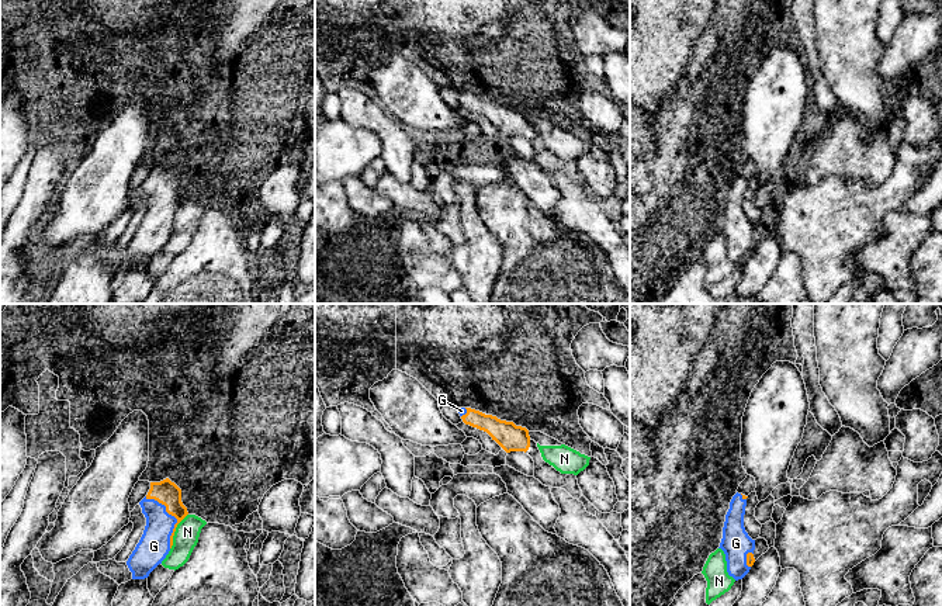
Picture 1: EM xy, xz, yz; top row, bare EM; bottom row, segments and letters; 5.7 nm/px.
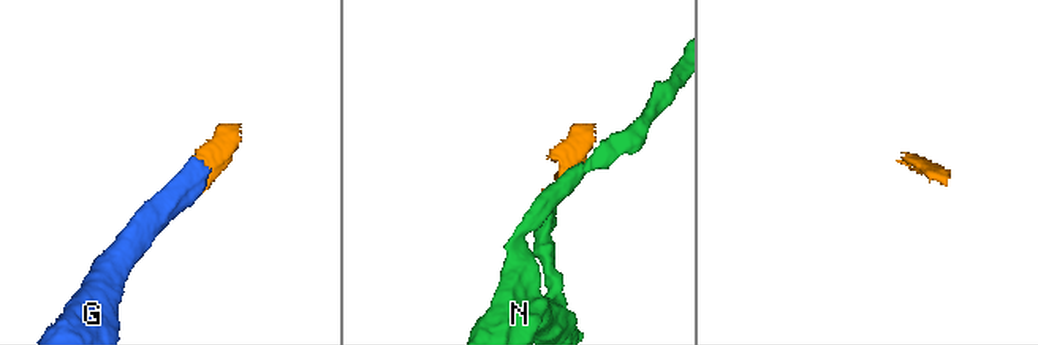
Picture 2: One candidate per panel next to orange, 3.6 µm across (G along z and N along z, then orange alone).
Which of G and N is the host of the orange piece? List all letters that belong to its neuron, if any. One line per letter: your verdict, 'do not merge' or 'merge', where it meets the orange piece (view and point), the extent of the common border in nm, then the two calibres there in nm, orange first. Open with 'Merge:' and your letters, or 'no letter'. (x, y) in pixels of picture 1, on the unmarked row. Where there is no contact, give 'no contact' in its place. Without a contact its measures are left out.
Merge: G
G: merge; meets orange in xy at (173, 200); contact 320 nm long; 140 nm thick on the orange side, 180 nm on the other
N: do not merge; meets orange in xy at (175, 215); contact 220 nm long; 140 nm thick on the orange side, 140 nm on the other

